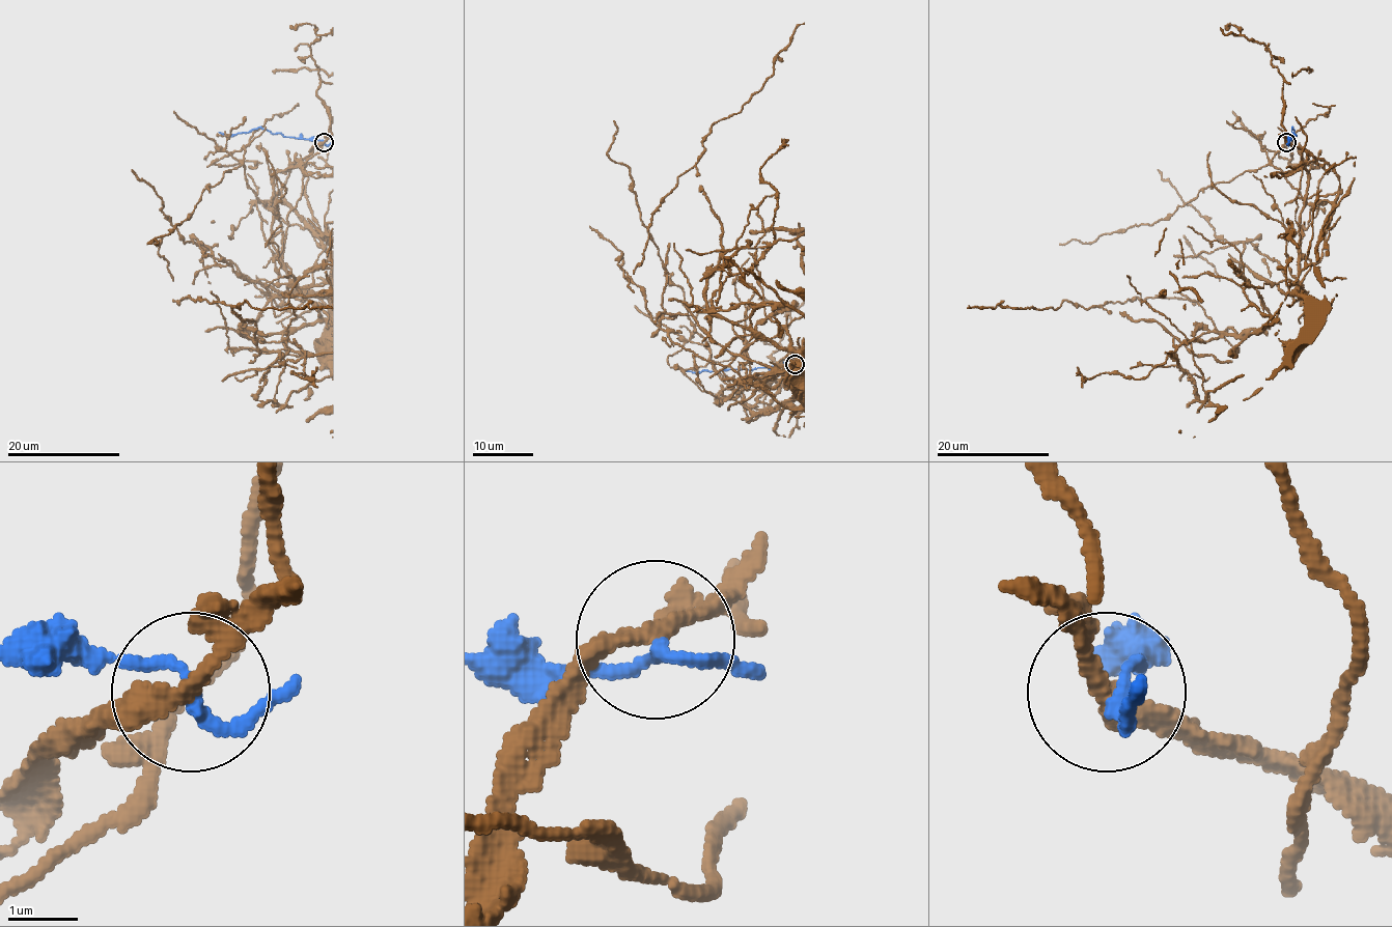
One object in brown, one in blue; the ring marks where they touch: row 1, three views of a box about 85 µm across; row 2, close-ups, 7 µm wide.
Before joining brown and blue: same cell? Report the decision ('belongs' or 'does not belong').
does not belong

